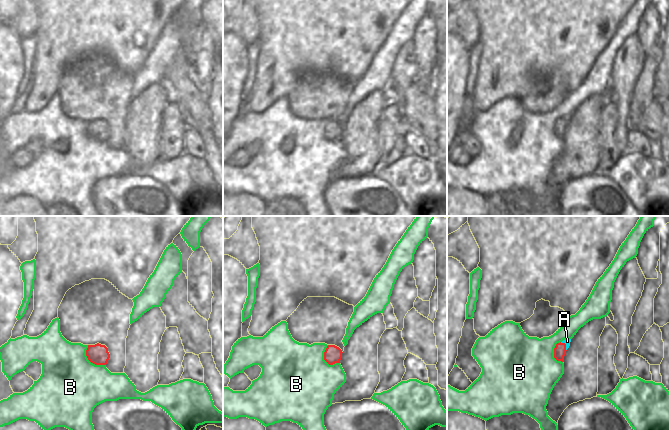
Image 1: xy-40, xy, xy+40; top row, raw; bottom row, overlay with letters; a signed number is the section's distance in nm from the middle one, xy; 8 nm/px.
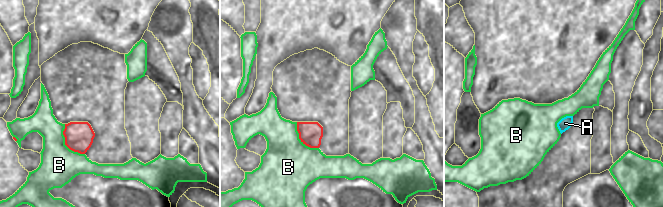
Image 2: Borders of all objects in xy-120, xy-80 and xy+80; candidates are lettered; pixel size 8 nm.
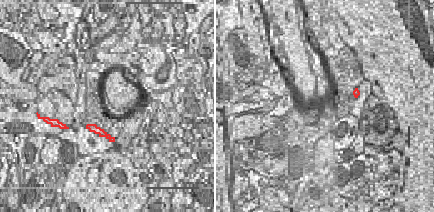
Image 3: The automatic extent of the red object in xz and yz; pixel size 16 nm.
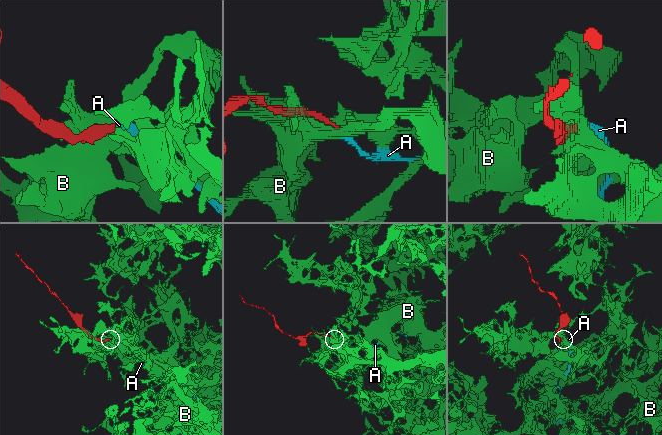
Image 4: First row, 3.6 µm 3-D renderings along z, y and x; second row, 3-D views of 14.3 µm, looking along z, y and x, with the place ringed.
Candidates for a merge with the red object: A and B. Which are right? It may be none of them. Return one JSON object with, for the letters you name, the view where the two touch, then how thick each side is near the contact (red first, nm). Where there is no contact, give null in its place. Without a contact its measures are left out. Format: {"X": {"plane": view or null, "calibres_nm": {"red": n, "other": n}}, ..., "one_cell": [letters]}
{"A": {"plane": "xy+40", "calibres_nm": {"red": 100, "other": 50}}, "one_cell": ["A"]}

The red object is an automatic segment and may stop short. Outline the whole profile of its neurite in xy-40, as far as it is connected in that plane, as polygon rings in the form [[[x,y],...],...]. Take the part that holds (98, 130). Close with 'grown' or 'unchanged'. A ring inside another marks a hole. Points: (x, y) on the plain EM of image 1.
[[[99,119],[88,121],[86,132],[88,136],[95,141],[106,141],[110,134],[108,124]]]; unchanged

